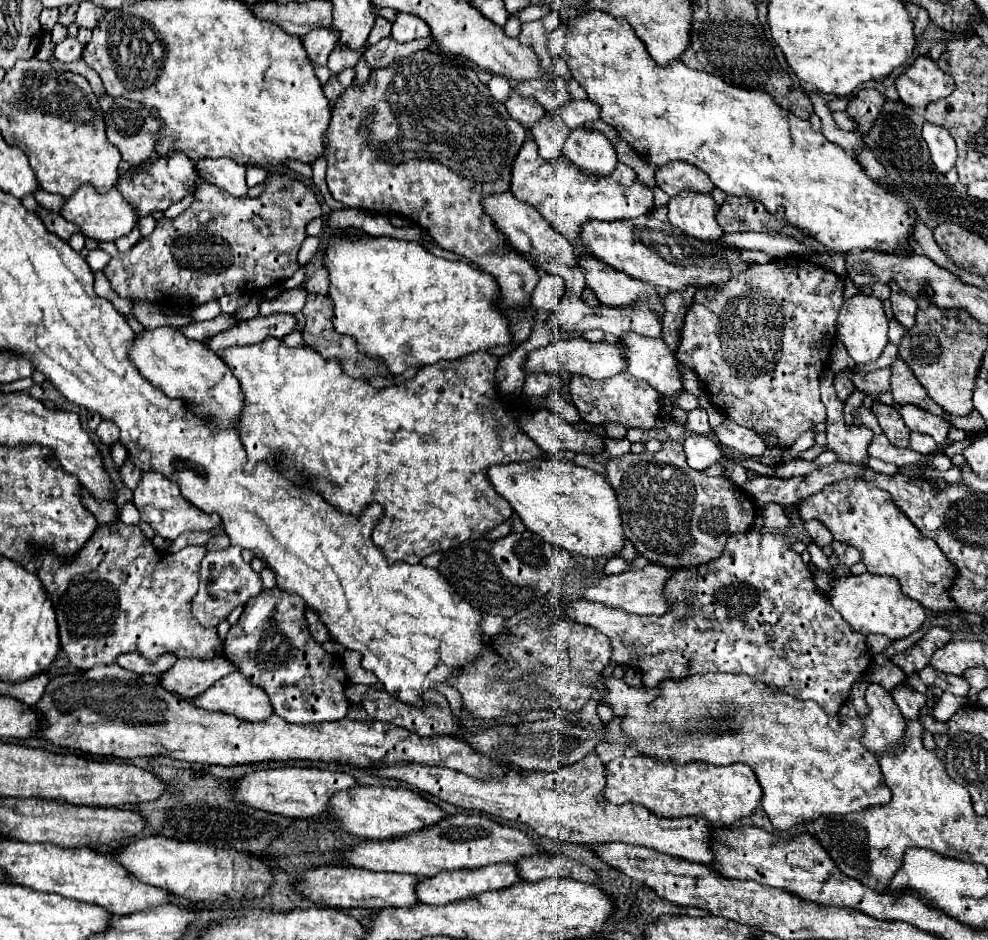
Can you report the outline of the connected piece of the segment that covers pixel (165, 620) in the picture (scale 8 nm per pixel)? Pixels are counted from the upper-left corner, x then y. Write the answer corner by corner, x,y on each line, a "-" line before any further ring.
116,522
96,528
96,532
74,562
64,564
46,554
40,558
40,570
36,570
32,562
26,566
26,570
36,572
42,578
42,584
46,586
50,596
58,600
58,608
54,610
58,616
62,652
68,656
72,666
88,670
94,664
114,664
116,658
126,652
138,652
148,660
156,660
156,656
164,652
172,652
180,658
214,658
216,652
222,650
216,628
200,628
198,620
190,612
192,598
198,592
200,560
204,556
204,546
186,546
176,554
158,552
138,526
126,526
122,522

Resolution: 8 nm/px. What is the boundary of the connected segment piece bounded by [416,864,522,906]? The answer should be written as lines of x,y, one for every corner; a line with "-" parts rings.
492,864
488,868
478,868
474,872
442,872
440,876
432,876
432,878
424,878
418,888
416,894
420,898
422,904
432,904
432,906
442,906
442,904
450,904
450,902
458,902
470,896
478,896
482,892
492,892
492,890
504,890
508,886
520,884
520,874
516,870
514,864

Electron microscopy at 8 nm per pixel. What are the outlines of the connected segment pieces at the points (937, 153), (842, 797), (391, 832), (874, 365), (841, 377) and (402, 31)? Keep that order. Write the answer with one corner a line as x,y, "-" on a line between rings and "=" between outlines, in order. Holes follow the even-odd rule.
924,124
922,128
922,136
928,144
932,162
936,164
936,168
946,174
950,168
954,168
956,162
956,142
952,140
950,132
946,128
934,126
934,124
=
696,674
682,680
664,680
662,688
632,688
622,680
606,678
596,682
598,690
606,686
610,692
600,694
600,702
608,702
616,716
622,716
622,732
638,746
646,756
676,760
680,764
692,760
704,760
712,764
744,762
758,776
762,788
762,808
776,830
788,830
798,824
808,824
820,816
862,812
874,806
884,806
892,798
890,788
884,784
880,764
872,752
860,742
864,736
864,724
860,718
828,716
814,702
800,702
786,692
776,692
764,682
756,682
744,674
-
728,716
730,722
702,722
704,718
-
732,728
734,734
714,736
714,730
=
356,786
332,796
332,814
340,826
356,836
370,840
398,840
422,828
430,828
450,814
438,808
434,802
422,798
408,788
388,788
388,786
=
889,342
886,345
886,348
884,348
882,354
879,356
878,360
864,366
858,365
856,370
860,372
870,372
876,369
890,367
897,357
897,350
898,347
895,344
=
844,372
836,374
836,378
834,378
834,388
836,388
836,392
838,392
838,398
840,398
840,400
846,400
854,389
850,374
=
398,12
398,18
392,24
392,38
396,42
410,42
410,40
428,38
428,36
430,36
430,28
424,20
420,20
418,16
412,16
412,14

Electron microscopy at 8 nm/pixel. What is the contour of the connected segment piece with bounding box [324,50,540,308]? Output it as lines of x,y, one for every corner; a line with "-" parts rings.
420,50
396,60
384,70
372,72
364,88
350,86
338,98
324,136
324,158
328,162
326,182
330,194
344,206
378,214
394,212
428,230
440,248
468,258
496,278
500,286
500,308
524,308
530,304
532,290
538,284
538,270
504,248
508,246
506,238
480,204
484,194
508,190
510,166
524,140
524,126
512,120
506,106
492,98
488,86
478,80
468,60

